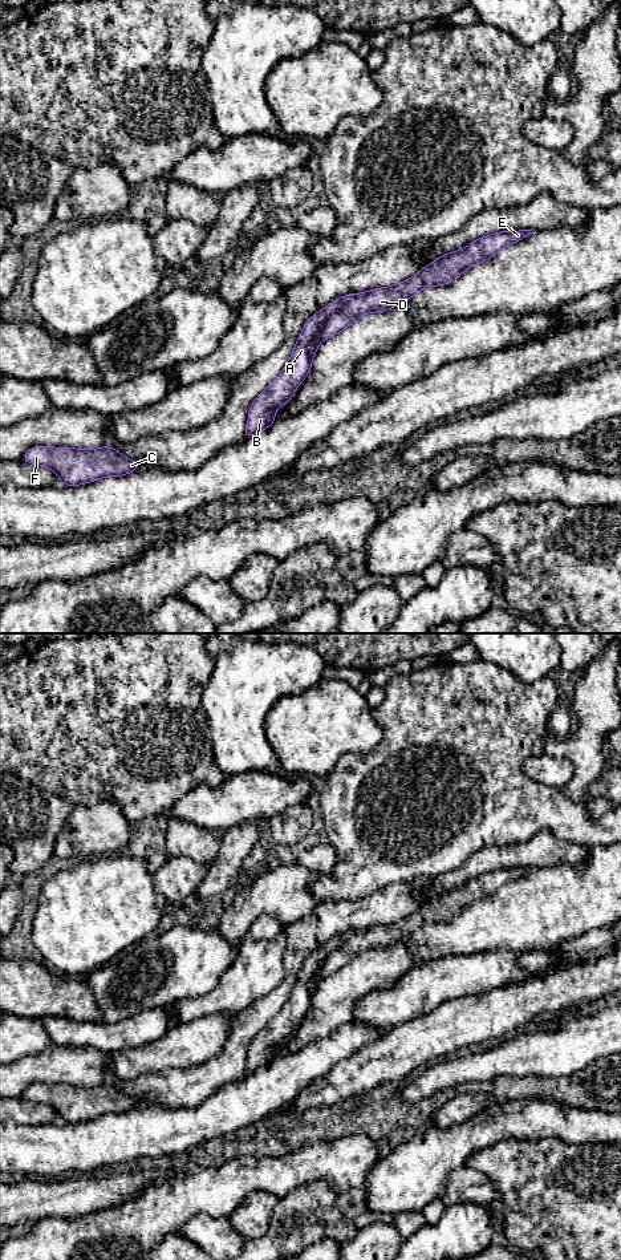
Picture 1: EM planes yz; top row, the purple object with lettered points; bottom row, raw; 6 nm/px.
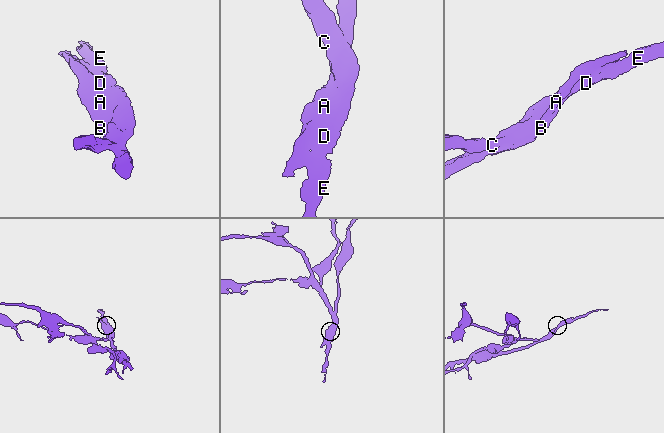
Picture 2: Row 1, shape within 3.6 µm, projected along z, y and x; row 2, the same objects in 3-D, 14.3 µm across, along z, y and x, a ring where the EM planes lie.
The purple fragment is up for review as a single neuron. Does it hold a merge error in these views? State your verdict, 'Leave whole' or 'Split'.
Split

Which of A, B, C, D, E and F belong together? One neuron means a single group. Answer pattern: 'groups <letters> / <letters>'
groups A B / C D E F

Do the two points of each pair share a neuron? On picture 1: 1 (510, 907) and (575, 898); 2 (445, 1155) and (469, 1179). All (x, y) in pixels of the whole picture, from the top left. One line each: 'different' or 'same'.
1: same
2: different

